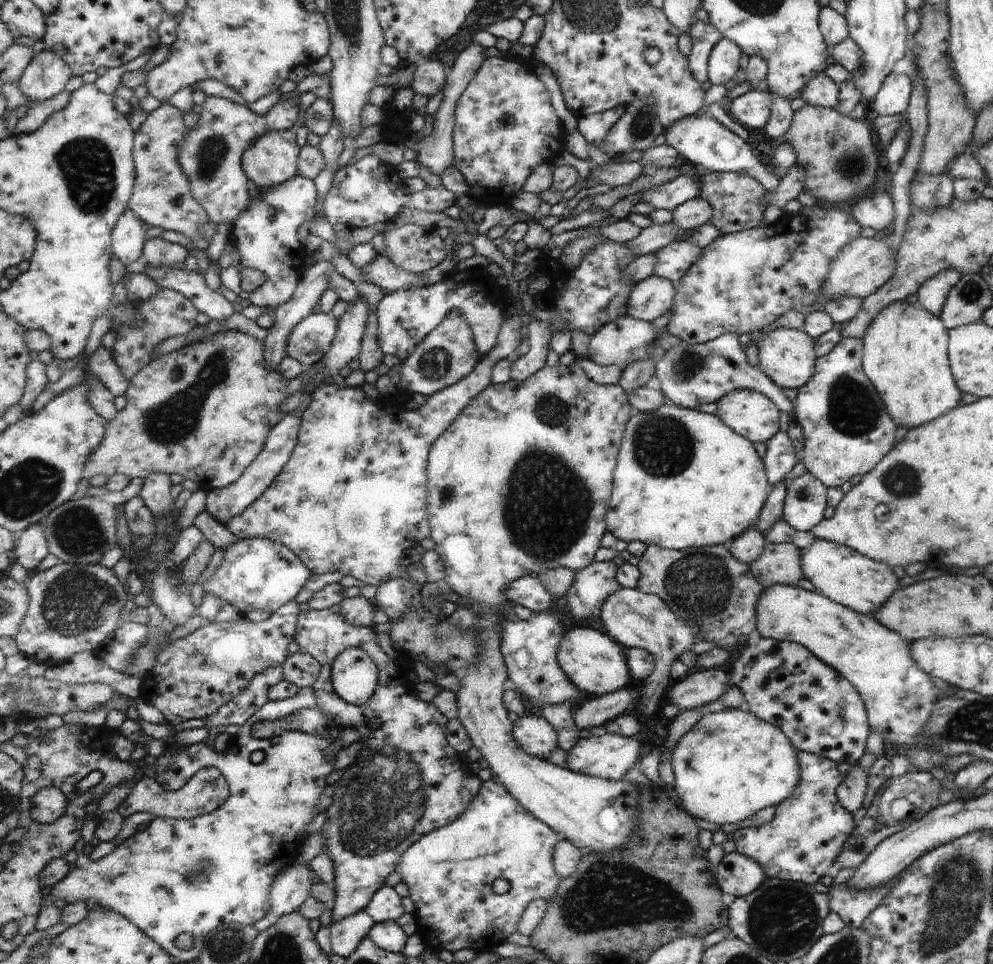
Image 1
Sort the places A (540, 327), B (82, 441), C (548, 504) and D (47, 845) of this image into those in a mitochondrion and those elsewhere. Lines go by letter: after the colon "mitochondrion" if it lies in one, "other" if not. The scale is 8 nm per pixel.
A: other
B: other
C: mitochondrion
D: other

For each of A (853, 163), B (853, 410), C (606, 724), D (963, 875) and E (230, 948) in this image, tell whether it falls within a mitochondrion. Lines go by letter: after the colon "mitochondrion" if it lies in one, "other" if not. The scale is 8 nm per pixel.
A: mitochondrion
B: mitochondrion
C: other
D: mitochondrion
E: mitochondrion

